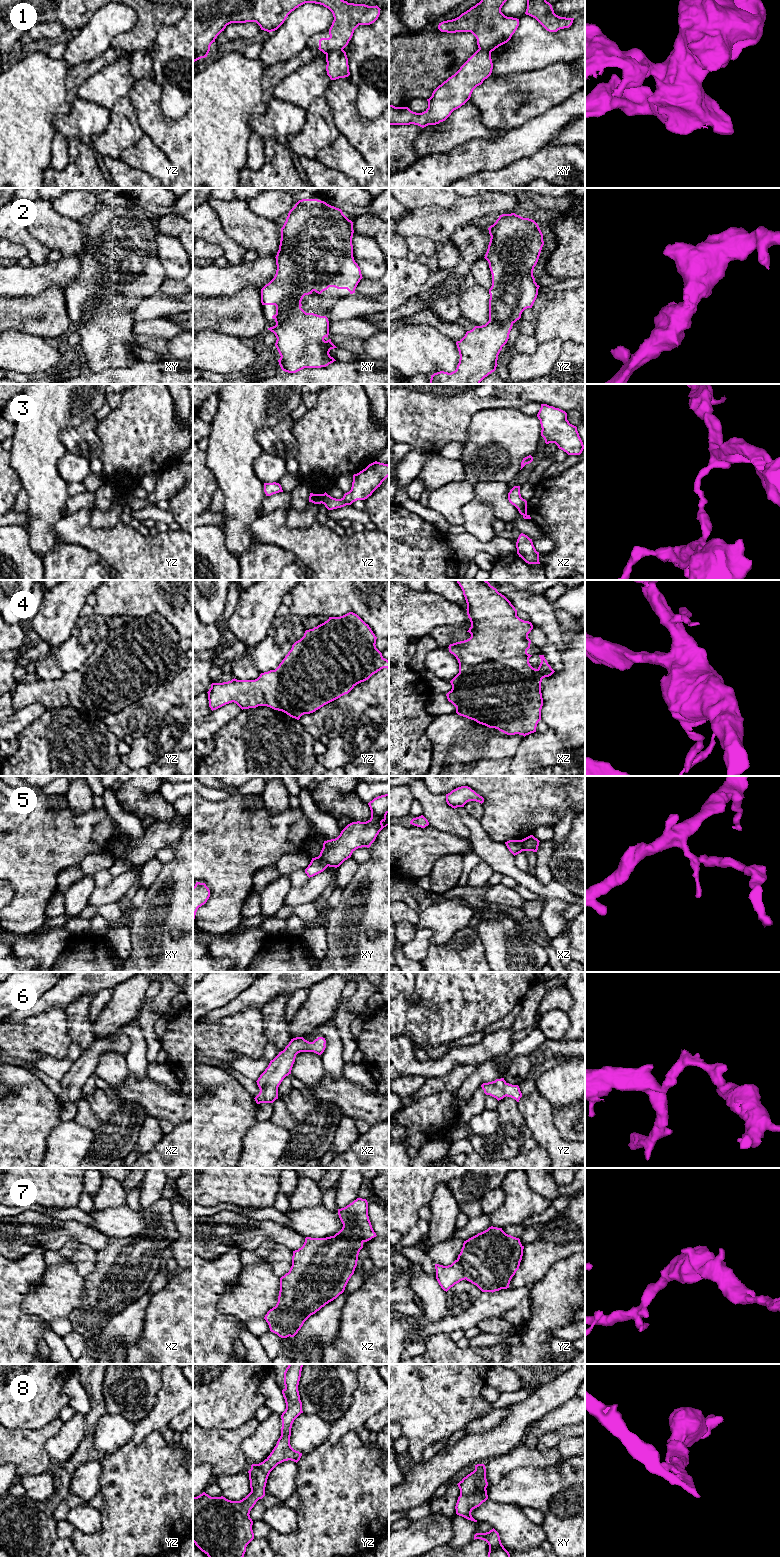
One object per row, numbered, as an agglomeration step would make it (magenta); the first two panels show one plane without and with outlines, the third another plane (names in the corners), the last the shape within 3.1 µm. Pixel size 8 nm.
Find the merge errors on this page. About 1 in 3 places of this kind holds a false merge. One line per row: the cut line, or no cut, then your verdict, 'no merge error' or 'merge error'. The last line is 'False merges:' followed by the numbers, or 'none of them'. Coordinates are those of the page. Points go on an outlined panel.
1: cut yz (342, 49), (330, 51), (326, 55); merge error
2: cut none; no merge error
3: cut yz (323, 494), (321, 502); merge error
4: cut none; no merge error
5: cut xy (319, 855), (328, 865); merge error
6: cut none; no merge error
7: cut none; no merge error
8: cut none; no merge error
False merges: 1, 3, 5

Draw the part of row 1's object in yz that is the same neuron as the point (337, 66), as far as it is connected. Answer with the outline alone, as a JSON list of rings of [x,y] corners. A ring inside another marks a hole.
[[[344,50],[332,51],[326,55],[326,71],[331,80],[350,75],[348,58]]]

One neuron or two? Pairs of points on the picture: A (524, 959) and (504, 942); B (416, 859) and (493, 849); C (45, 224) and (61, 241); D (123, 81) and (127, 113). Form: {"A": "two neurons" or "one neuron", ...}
{"A": "one neuron", "B": "two neurons", "C": "one neuron", "D": "two neurons"}

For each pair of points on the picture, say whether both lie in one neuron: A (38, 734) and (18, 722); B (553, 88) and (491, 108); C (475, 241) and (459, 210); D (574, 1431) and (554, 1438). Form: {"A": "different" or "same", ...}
{"A": "different", "B": "same", "C": "different", "D": "same"}

